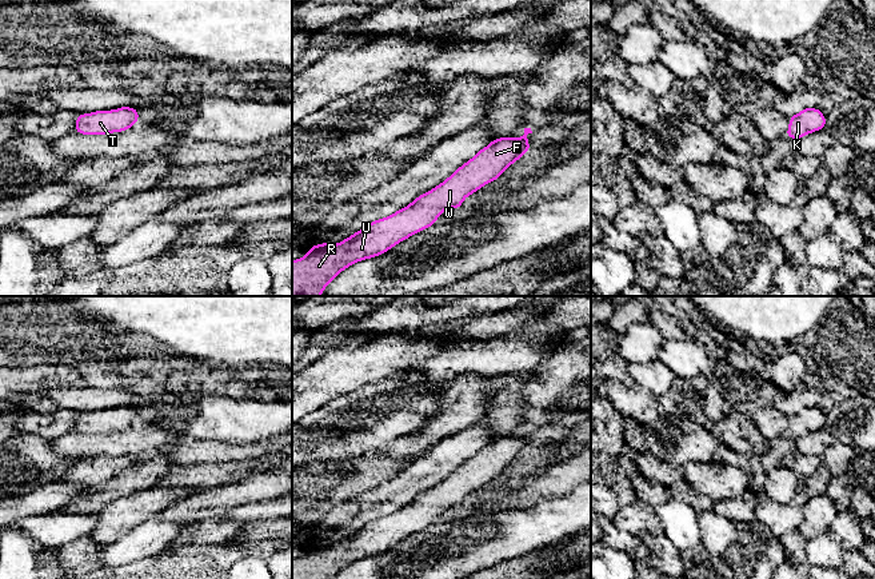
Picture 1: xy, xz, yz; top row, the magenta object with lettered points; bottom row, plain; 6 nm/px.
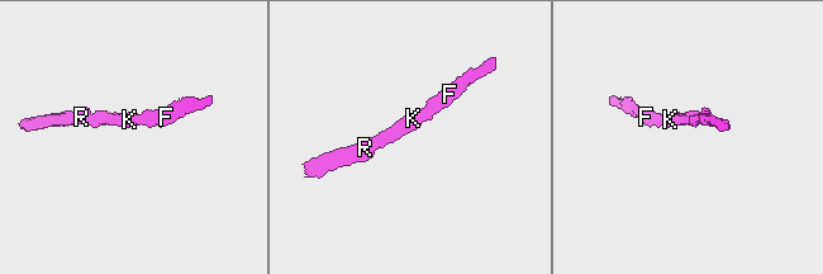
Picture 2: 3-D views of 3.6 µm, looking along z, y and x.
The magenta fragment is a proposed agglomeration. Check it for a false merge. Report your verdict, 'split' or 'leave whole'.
leave whole

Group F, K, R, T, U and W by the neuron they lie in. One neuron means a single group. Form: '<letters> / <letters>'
F K R T U W

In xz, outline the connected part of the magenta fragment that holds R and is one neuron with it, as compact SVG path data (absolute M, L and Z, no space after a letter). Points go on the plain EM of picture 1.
M524 427L524 434L519 438L507 435L492 439L443 482L417 495L407 506L397 508L388 516L367 523L363 528L353 531L352 535L337 543L321 542L312 544L305 555L292 559L292 579L333 579L349 564L383 554L413 532L433 524L443 510L460 507L468 494L475 492L486 483L500 476L511 463L523 456L531 448L527 439L528 432L532 432L531 427Z

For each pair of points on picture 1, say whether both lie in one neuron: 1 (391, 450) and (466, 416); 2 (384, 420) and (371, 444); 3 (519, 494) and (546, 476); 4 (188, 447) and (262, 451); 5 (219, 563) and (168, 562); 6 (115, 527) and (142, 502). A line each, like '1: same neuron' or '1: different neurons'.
1: same neuron
2: same neuron
3: same neuron
4: same neuron
5: same neuron
6: same neuron

